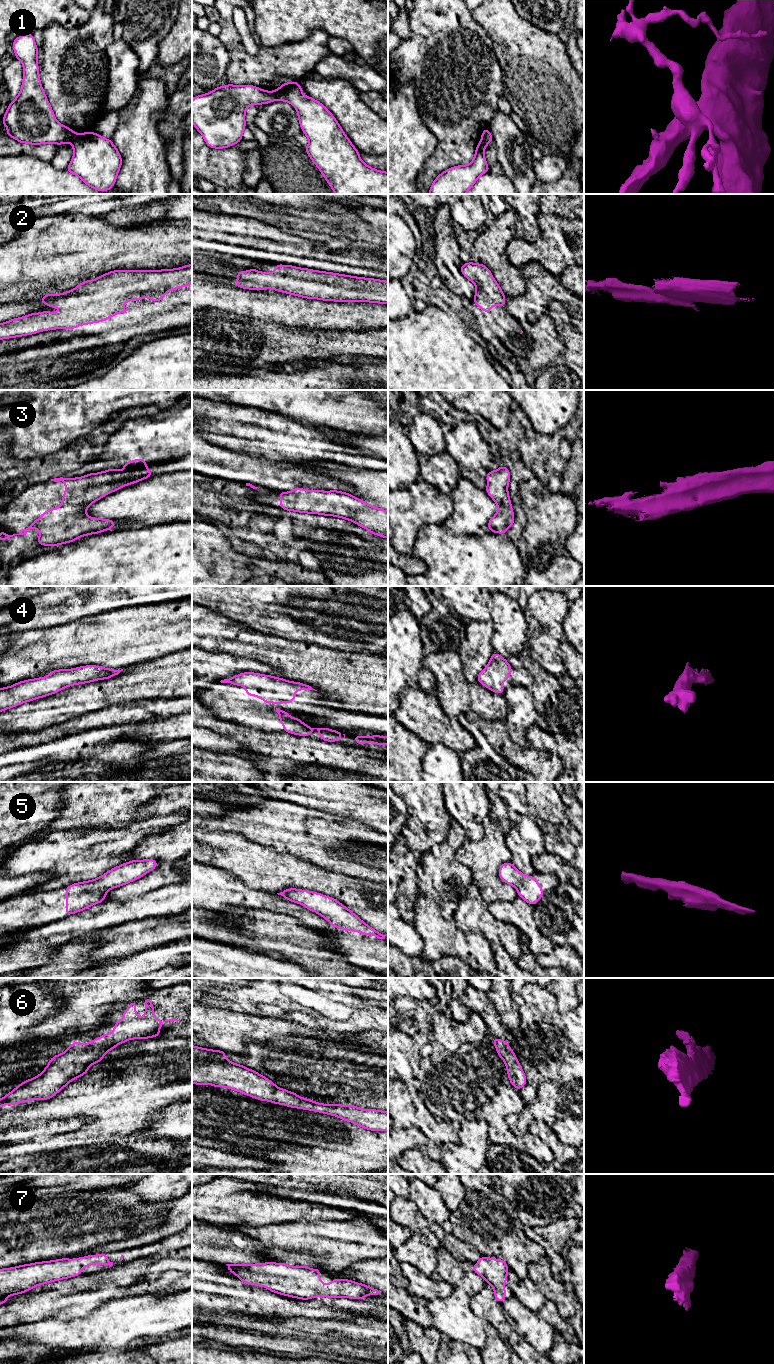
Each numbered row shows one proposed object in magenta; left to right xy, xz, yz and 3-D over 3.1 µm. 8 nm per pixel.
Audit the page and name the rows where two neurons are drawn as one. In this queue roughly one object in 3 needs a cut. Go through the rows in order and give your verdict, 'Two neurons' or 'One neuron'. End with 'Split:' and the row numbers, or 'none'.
1: Two neurons
2: One neuron
3: One neuron
4: One neuron
5: One neuron
6: One neuron
7: One neuron
Split: 1

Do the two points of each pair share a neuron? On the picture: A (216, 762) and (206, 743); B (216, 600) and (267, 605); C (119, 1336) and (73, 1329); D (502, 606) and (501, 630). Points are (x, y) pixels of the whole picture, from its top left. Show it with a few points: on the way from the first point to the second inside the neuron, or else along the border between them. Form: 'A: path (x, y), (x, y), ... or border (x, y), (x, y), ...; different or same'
A: border (202, 747), (232, 754); different
B: path (229, 600), (254, 600); same
C: path (108, 1331), (84, 1331); same
D: path (502, 612), (502, 624); same

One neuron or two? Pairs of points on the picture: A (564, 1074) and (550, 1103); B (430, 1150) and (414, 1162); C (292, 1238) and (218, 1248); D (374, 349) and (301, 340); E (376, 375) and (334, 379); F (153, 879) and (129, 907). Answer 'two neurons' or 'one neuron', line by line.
A: two neurons
B: two neurons
C: two neurons
D: one neuron
E: one neuron
F: two neurons

